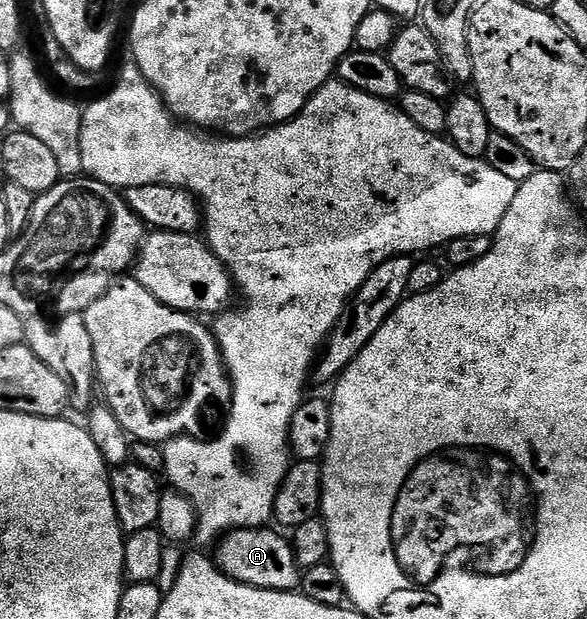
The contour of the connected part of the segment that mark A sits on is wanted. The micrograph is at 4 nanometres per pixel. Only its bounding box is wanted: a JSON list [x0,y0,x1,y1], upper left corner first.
[213,528,301,592]

